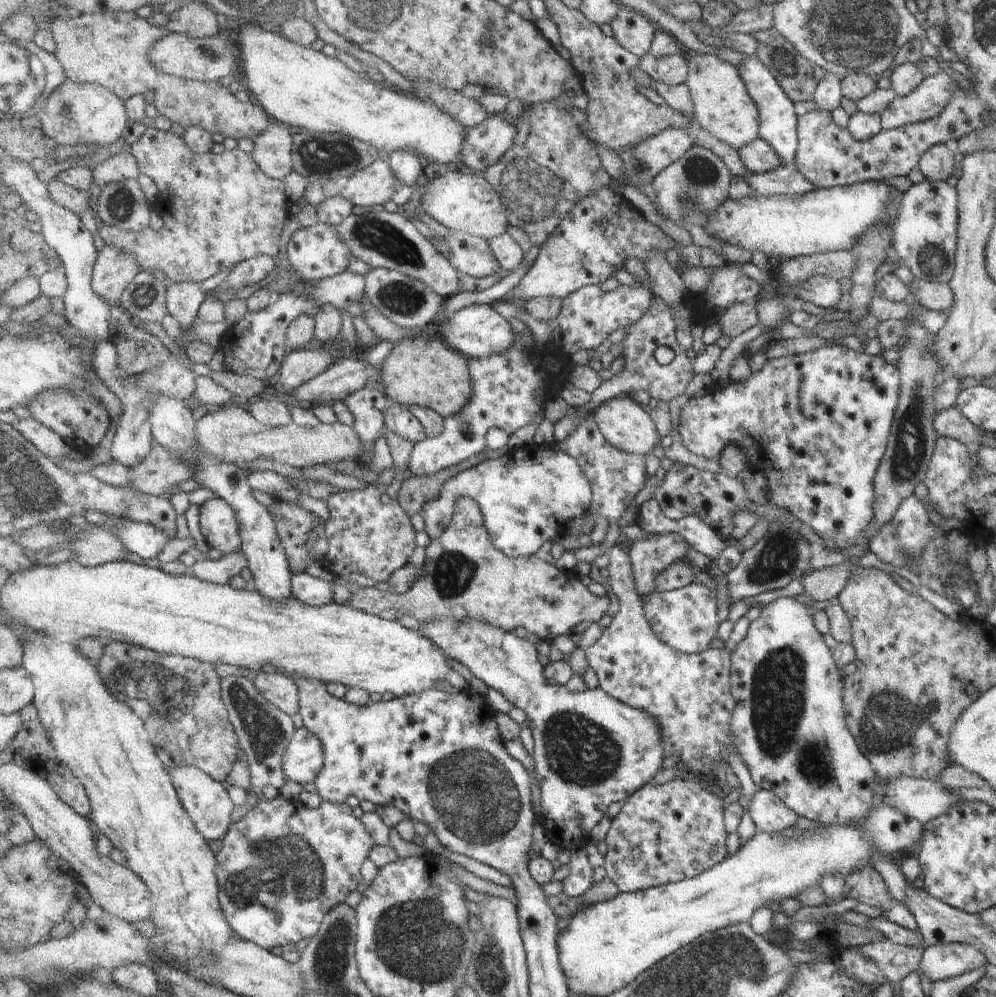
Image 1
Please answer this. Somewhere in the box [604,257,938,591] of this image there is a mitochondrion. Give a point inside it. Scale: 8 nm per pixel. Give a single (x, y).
(912, 438)

